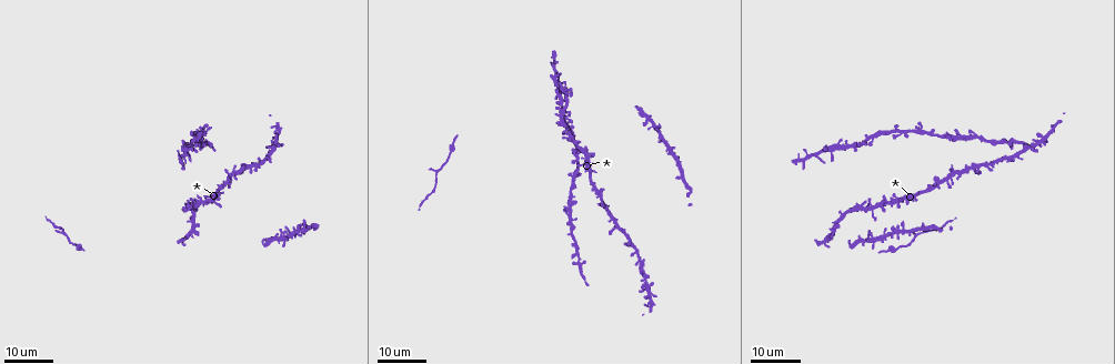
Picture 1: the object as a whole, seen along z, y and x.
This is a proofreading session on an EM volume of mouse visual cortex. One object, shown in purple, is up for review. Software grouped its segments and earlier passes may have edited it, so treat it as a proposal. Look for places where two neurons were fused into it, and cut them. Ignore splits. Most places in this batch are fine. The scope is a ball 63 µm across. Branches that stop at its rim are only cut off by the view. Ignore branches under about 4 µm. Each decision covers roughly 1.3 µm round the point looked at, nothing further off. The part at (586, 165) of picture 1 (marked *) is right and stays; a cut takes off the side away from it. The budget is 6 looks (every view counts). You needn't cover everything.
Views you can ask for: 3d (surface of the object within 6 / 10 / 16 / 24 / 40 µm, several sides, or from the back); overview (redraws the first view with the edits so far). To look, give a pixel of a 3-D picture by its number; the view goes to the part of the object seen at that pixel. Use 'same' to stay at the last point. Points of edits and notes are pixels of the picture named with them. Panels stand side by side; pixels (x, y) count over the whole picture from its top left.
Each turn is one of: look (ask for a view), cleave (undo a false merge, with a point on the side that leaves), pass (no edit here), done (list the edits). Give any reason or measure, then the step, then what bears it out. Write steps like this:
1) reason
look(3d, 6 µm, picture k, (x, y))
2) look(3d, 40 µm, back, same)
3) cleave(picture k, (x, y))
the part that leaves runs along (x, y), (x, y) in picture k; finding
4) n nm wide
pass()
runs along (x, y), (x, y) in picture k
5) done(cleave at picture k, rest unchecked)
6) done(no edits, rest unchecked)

look(3d, 16 µm, picture 1, (561, 118))

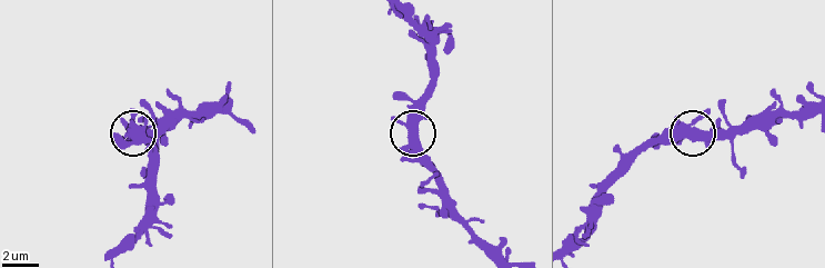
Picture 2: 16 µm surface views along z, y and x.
look(3d, 10 µm, picture 2, (704, 138))

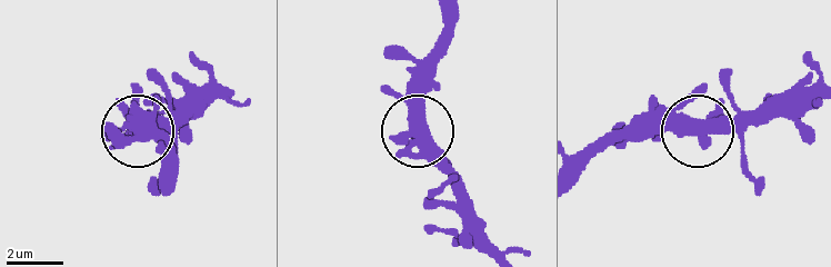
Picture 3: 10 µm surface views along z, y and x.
pass()
all the same neuron

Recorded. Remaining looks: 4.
looks like a crossing
look(3d, 16 µm, picture 1, (588, 154))

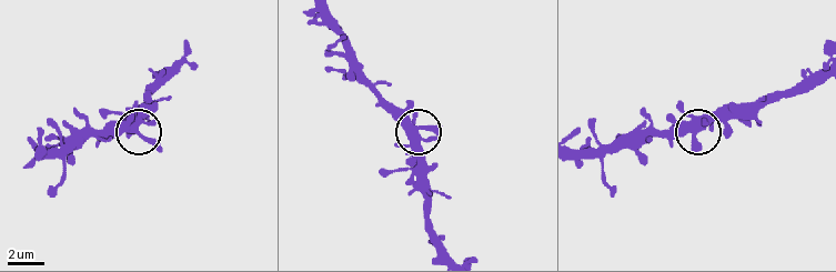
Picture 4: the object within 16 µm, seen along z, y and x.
closer look
look(3d, 10 µm, picture 4, (136, 128))

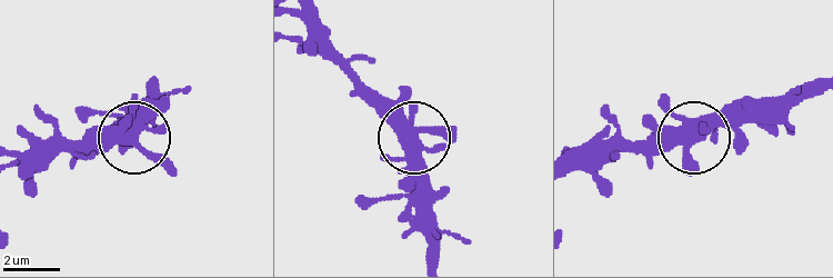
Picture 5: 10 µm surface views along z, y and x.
390 nm wide
pass()
one neuron here

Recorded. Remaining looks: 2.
look(3d, 24 µm, picture 1, (950, 174))

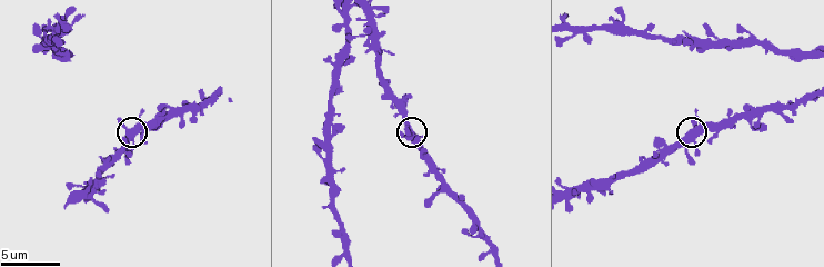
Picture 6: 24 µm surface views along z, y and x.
zoom in
look(3d, 6 µm, picture 6, (130, 129))

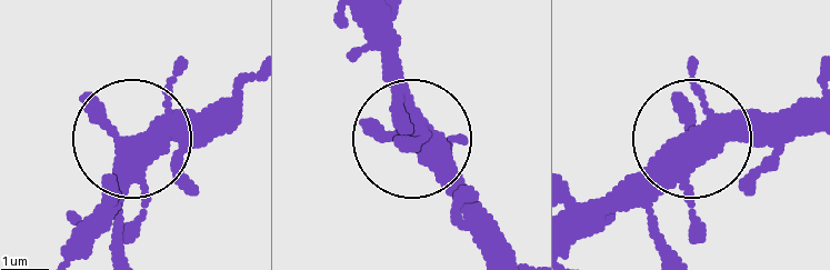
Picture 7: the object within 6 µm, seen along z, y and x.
side arm 33 µm
pass()
one neuron here

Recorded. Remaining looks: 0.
done(no edits, rest unchecked)

